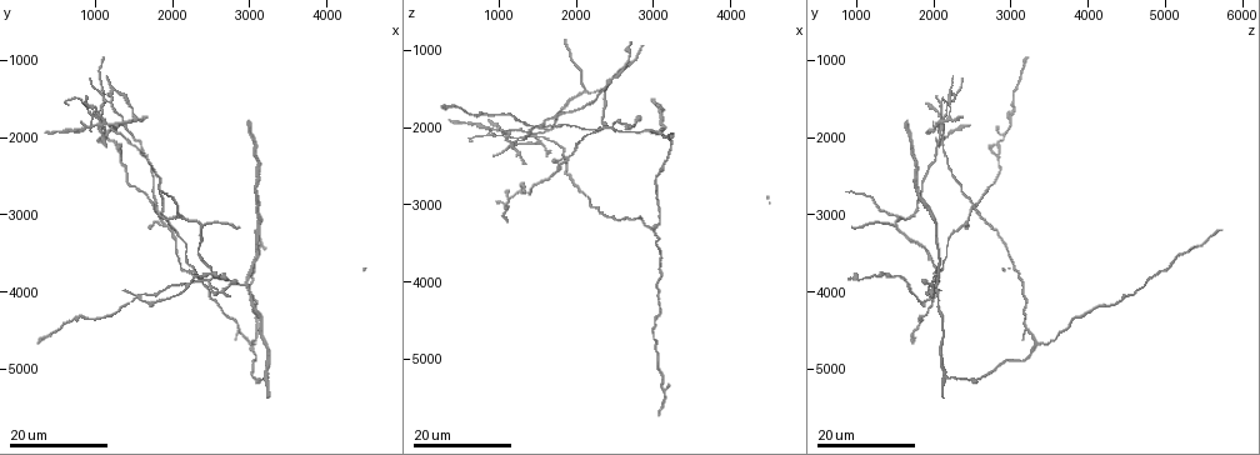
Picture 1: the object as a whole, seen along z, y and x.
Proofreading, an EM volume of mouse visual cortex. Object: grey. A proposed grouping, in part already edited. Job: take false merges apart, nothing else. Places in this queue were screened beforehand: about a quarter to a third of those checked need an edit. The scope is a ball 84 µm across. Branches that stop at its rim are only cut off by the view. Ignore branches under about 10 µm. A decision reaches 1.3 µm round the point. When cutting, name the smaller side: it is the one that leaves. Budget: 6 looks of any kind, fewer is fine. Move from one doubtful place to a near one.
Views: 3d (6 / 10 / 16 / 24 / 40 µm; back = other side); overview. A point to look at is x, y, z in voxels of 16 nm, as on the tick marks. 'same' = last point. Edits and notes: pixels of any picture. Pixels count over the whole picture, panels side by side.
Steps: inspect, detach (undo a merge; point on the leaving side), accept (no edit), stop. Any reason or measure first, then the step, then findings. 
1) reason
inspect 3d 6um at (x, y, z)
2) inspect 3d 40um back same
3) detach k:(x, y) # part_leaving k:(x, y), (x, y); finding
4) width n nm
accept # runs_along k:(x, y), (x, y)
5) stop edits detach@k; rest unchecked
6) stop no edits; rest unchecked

two arms in line, one across
inspect 3d 24um at (2350, 3850, 1950)

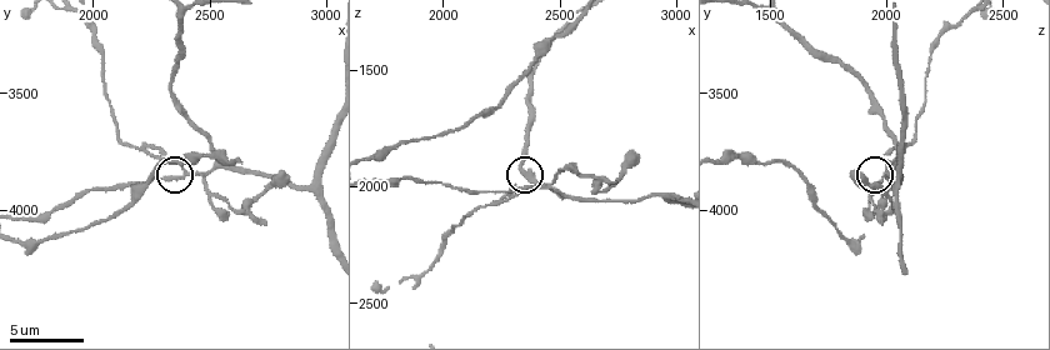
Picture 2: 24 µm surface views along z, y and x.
zoom in
inspect 3d 10um at (2390, 3850, 2010)

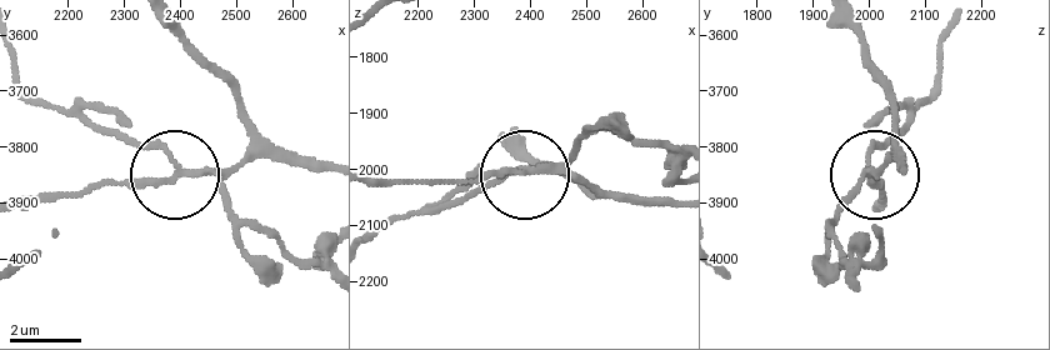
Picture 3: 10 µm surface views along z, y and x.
width 150 nm
detach 3:(229, 206) # part_leaving 3:(191, 168), (105, 135), (24, 88); a second neuron is stuck on

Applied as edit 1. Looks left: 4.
inspect overview

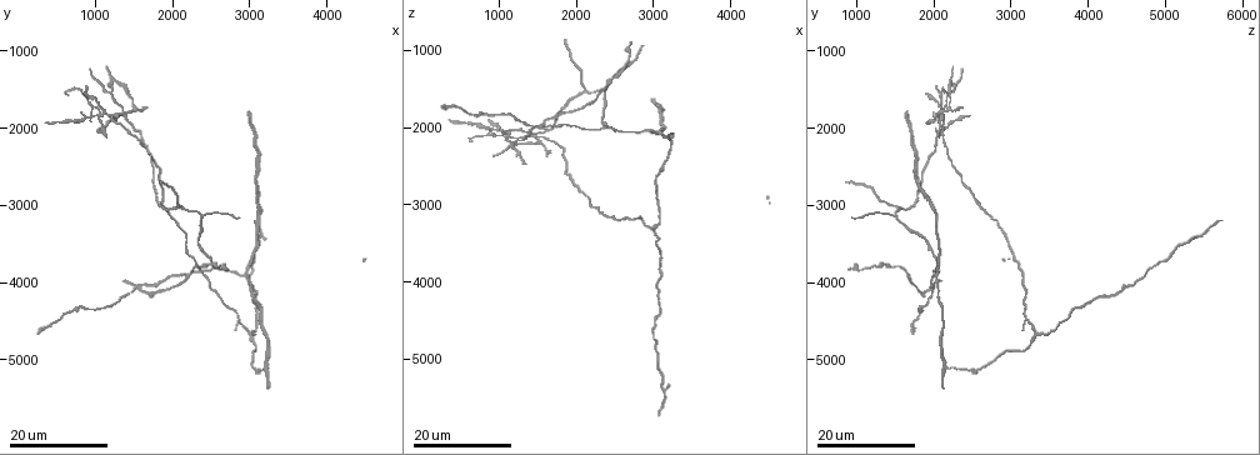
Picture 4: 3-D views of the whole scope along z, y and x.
four arms meet
inspect 3d 16um at (1550, 4050, 2000)

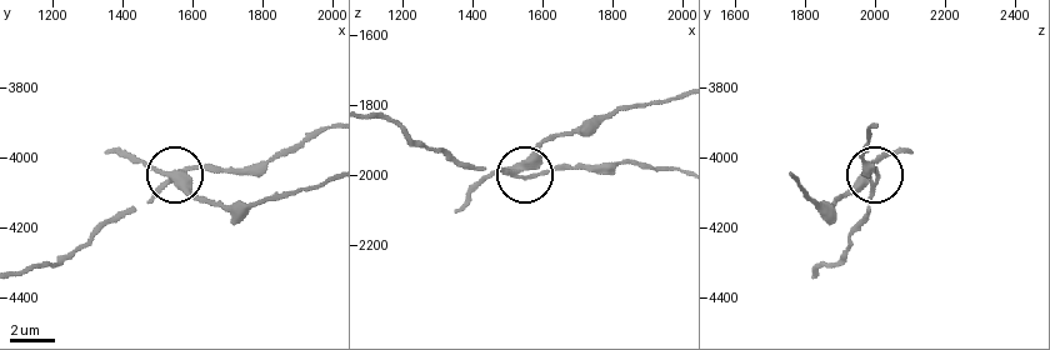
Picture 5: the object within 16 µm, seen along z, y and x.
zoom in
inspect 3d 10um at (1540, 4060, 1990)

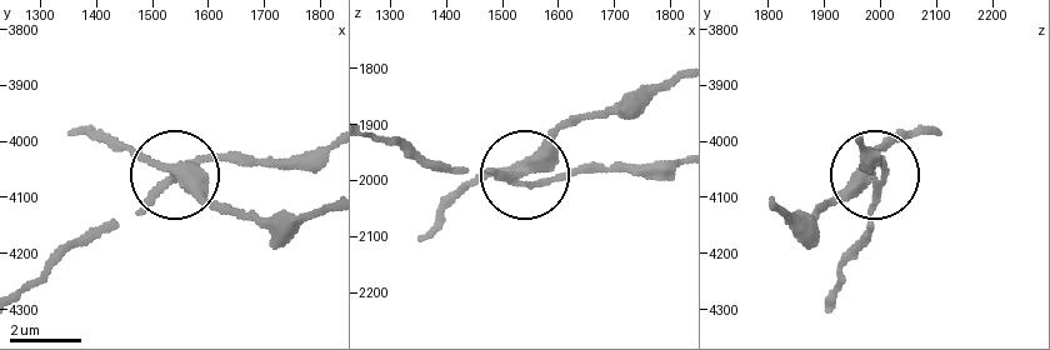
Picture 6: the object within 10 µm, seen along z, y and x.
inspect 3d 6um at (1535, 4055, 1985)

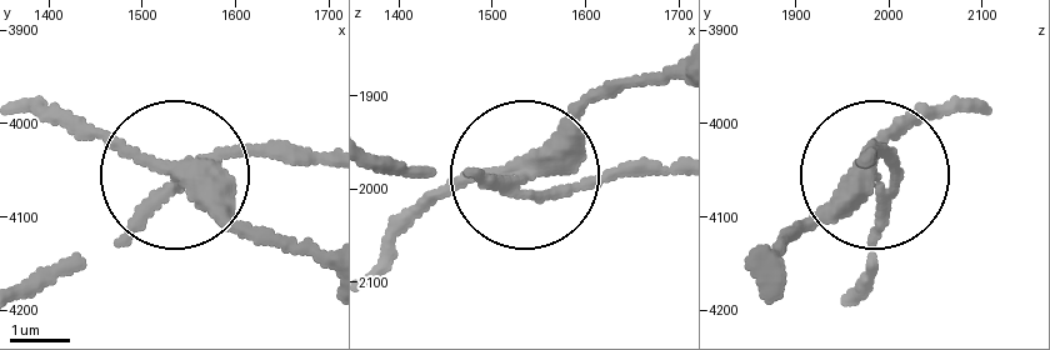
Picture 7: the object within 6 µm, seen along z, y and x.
arms 4
detach 7:(234, 215) # part_leaving 7:(160, 196), (190, 186), (245, 236), (319, 255); a second neuron is stuck on

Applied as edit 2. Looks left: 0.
stop edits detach@3, detach@7; rest unchecked

